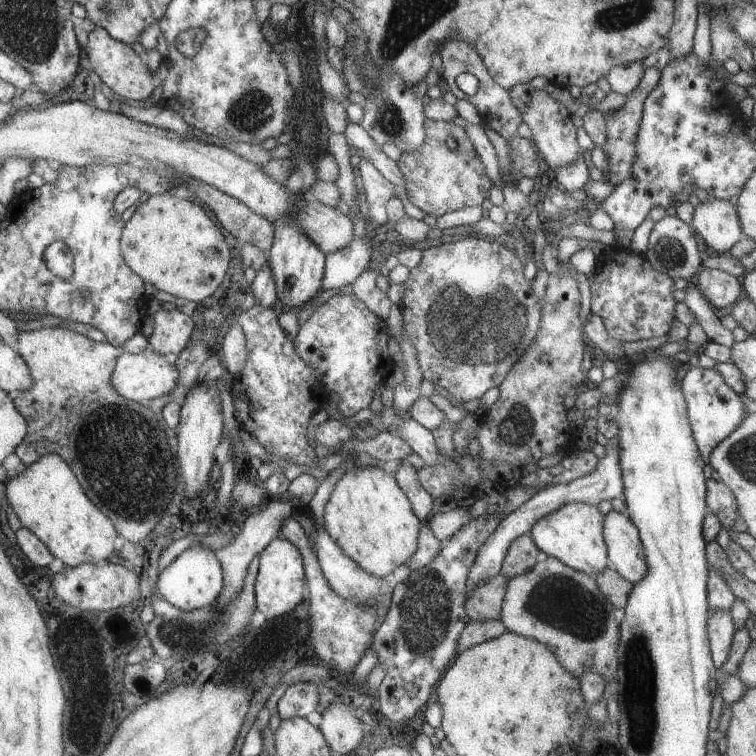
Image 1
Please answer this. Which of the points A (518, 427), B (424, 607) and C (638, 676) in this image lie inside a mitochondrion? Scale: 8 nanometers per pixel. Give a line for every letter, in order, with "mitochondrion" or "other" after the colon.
A: mitochondrion
B: mitochondrion
C: mitochondrion

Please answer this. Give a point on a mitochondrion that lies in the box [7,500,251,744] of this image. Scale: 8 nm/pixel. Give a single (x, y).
(172, 632)

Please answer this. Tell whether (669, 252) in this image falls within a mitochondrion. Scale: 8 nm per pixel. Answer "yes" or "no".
yes

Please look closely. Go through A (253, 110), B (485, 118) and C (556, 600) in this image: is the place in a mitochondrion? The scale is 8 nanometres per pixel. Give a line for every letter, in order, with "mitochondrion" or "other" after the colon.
A: mitochondrion
B: other
C: mitochondrion

